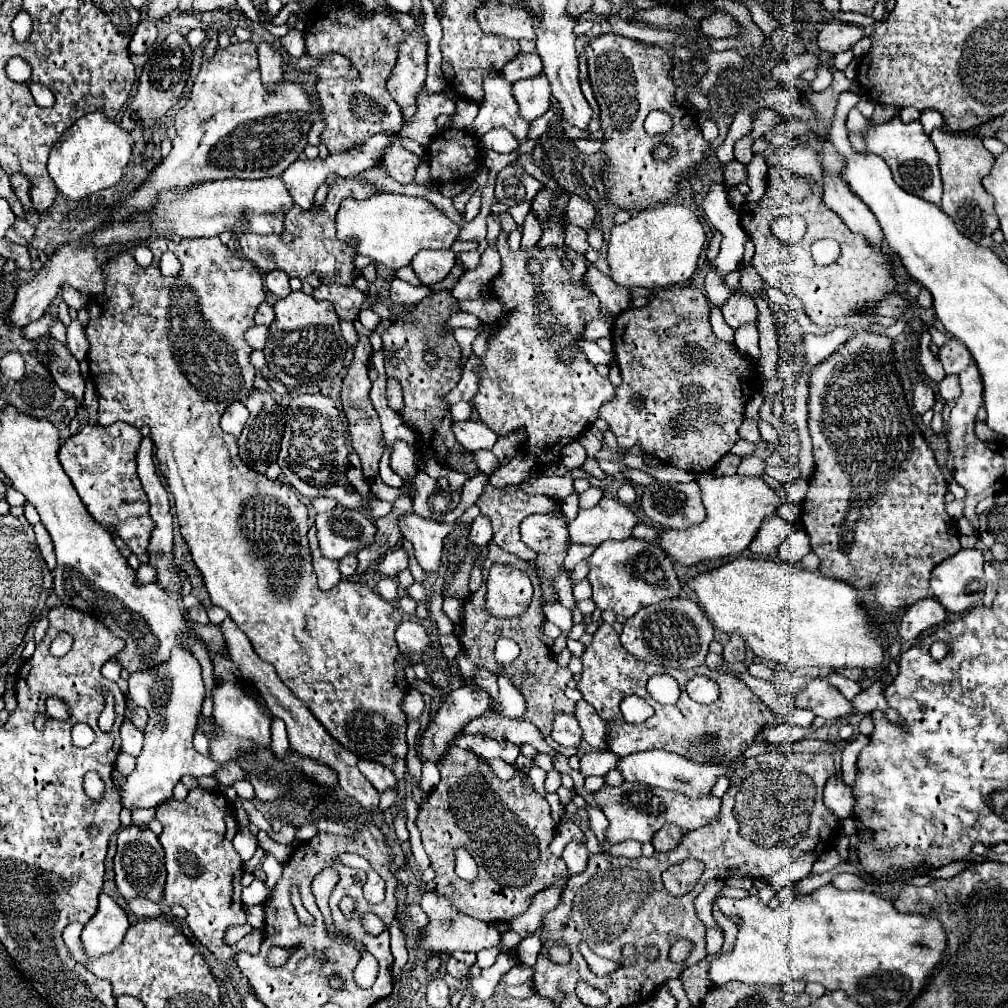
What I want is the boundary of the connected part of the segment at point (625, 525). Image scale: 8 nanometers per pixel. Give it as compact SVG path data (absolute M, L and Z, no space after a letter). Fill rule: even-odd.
M603 496L601 502L593 508L581 508L577 518L573 518L569 524L567 524L567 530L569 530L569 538L571 538L571 544L589 544L589 546L599 546L601 542L605 540L625 540L631 536L631 530L633 526L637 524L637 518L635 514L625 506L621 504L619 500L615 498L609 498L609 496Z

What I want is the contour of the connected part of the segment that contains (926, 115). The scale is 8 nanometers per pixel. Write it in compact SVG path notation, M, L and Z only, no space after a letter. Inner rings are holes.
M923 110L921 112L921 124L923 124L923 130L929 134L929 132L933 132L933 128L943 128L945 120L937 110Z

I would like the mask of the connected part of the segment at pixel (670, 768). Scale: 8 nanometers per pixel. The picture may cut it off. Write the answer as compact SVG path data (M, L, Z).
M653 750L653 752L637 752L619 762L619 770L623 772L625 780L631 782L643 782L648 786L654 786L666 790L681 792L689 798L701 798L709 796L715 780L719 776L725 776L731 764L697 764L693 760L685 760L683 756L663 750Z

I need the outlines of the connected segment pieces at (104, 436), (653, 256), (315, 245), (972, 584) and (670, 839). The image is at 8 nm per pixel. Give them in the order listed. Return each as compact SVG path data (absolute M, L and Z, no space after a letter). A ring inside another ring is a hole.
M117 422L111 426L89 426L85 424L75 436L67 438L59 448L59 462L65 470L65 474L71 478L77 494L81 496L83 504L87 506L89 514L103 526L107 526L111 532L121 536L125 544L133 550L133 554L139 556L139 560L147 562L147 544L149 534L153 530L153 520L149 518L149 502L141 488L139 476L137 476L137 464L135 464L135 452L141 442L141 432L125 422Z
M661 204L641 210L625 224L613 226L609 236L607 262L611 278L619 286L667 288L691 278L705 244L705 230L693 210L679 204Z
M339 178L323 204L323 208L311 208L311 210L301 210L299 206L291 208L285 214L283 230L293 234L293 242L285 244L281 240L281 234L269 234L269 236L257 236L257 234L241 234L239 244L243 256L261 272L267 274L271 270L283 270L287 276L297 276L301 282L311 284L313 288L321 284L341 284L341 286L351 286L353 280L359 276L359 270L353 266L353 256L355 250L347 244L341 244L335 236L335 214L345 196L363 200L373 196L375 190L361 182L359 178Z
M959 550L949 556L941 564L937 564L931 572L931 592L941 602L941 606L951 614L967 612L973 604L979 604L983 598L983 554L981 550ZM981 582L981 586L977 584Z
M665 824L653 836L653 846L657 852L667 852L667 850L675 848L679 844L679 840L681 840L681 828L677 828L673 824Z

